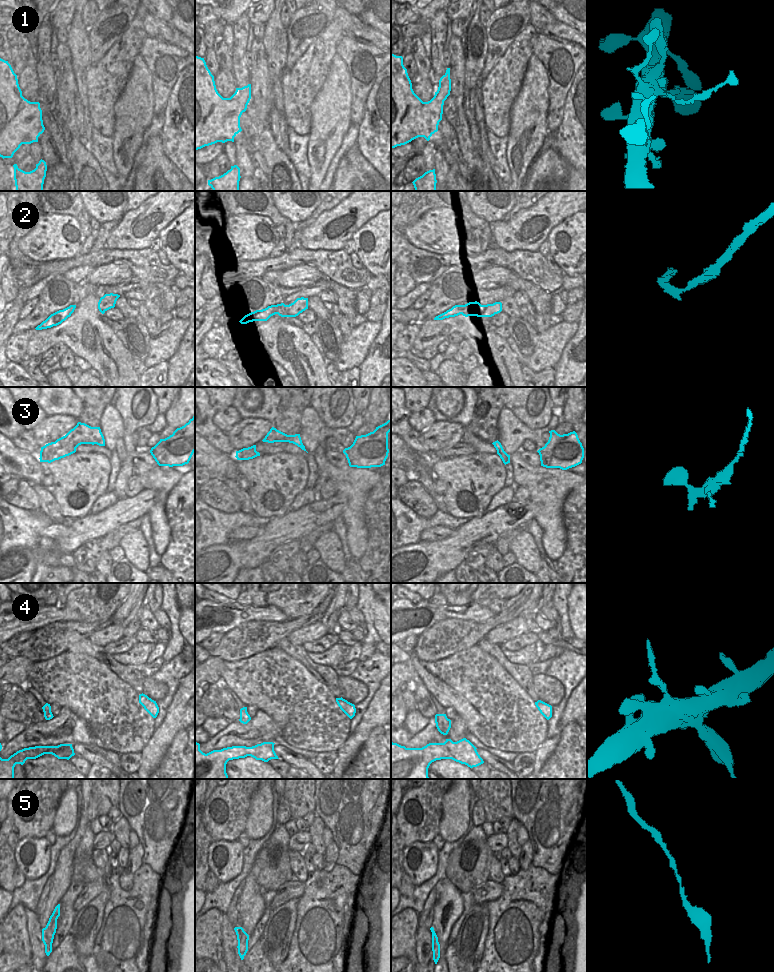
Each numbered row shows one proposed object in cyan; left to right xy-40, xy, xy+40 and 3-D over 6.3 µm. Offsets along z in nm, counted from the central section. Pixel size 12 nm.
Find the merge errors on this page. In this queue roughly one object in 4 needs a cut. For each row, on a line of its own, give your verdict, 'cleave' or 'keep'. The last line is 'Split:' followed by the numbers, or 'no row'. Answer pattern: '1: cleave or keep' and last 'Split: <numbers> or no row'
1: cleave
2: cleave
3: keep
4: keep
5: keep
Split: 1, 2

